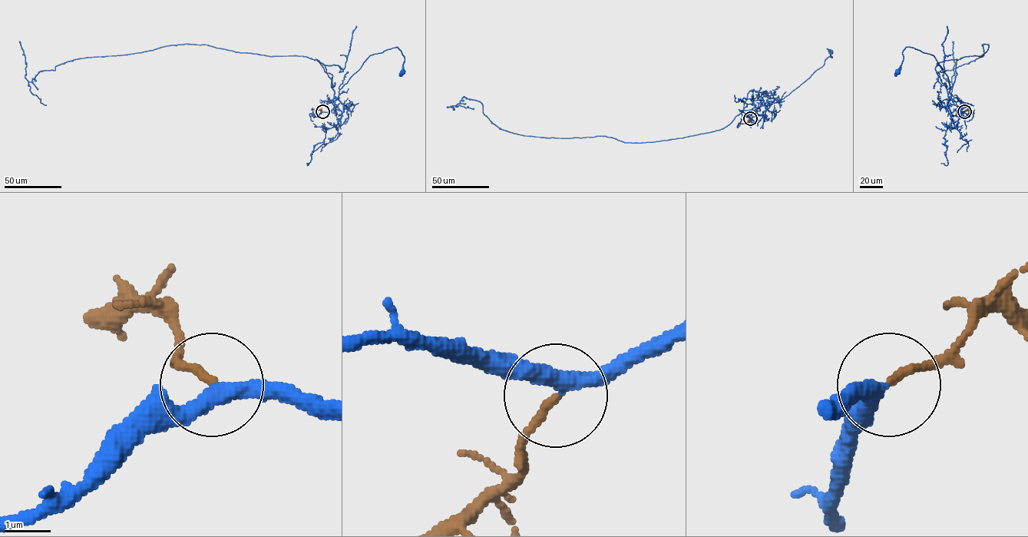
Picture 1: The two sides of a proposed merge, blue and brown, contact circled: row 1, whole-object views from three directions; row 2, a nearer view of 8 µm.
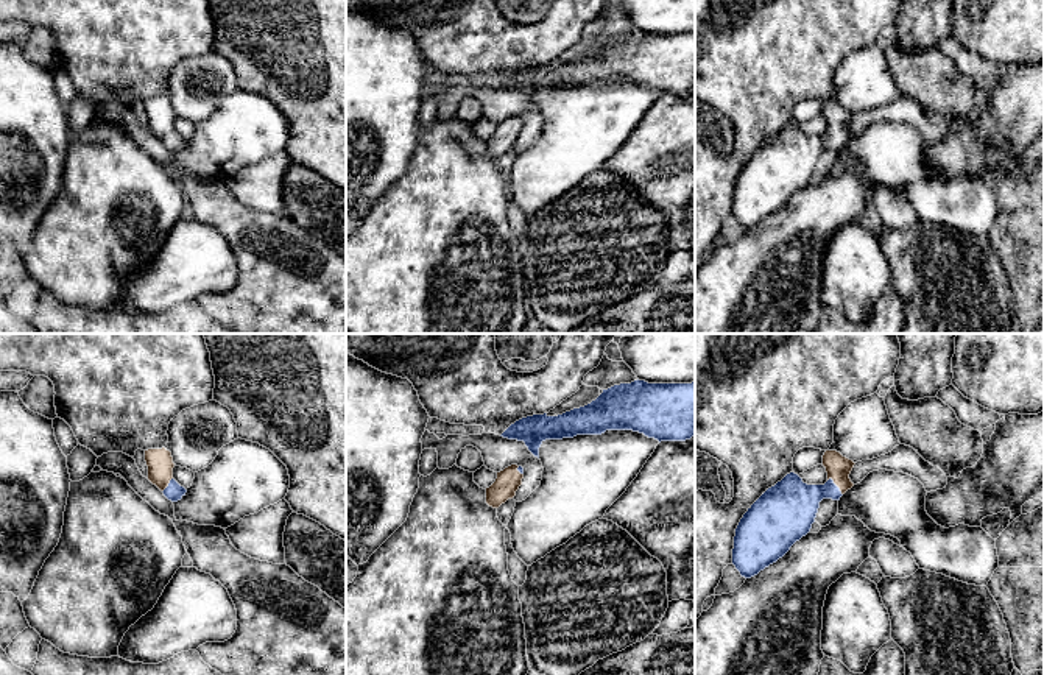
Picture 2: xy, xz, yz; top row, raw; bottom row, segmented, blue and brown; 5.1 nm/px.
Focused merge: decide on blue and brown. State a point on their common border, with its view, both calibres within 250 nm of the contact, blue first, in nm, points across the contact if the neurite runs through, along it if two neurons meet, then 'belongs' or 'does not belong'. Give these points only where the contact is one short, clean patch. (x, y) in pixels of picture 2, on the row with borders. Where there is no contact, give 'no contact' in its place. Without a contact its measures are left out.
contact yz (837, 487); calibres 260 and 130 nm; way yz (792, 504), (837, 487), (837, 466); belongs

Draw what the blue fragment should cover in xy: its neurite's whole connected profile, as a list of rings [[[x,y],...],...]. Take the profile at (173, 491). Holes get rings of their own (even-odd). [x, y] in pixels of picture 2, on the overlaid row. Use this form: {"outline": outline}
{"outline": [[[165,447],[148,449],[145,451],[145,461],[148,466],[148,480],[156,485],[168,500],[178,502],[185,496],[187,489],[173,479],[175,463],[170,451]]]}

